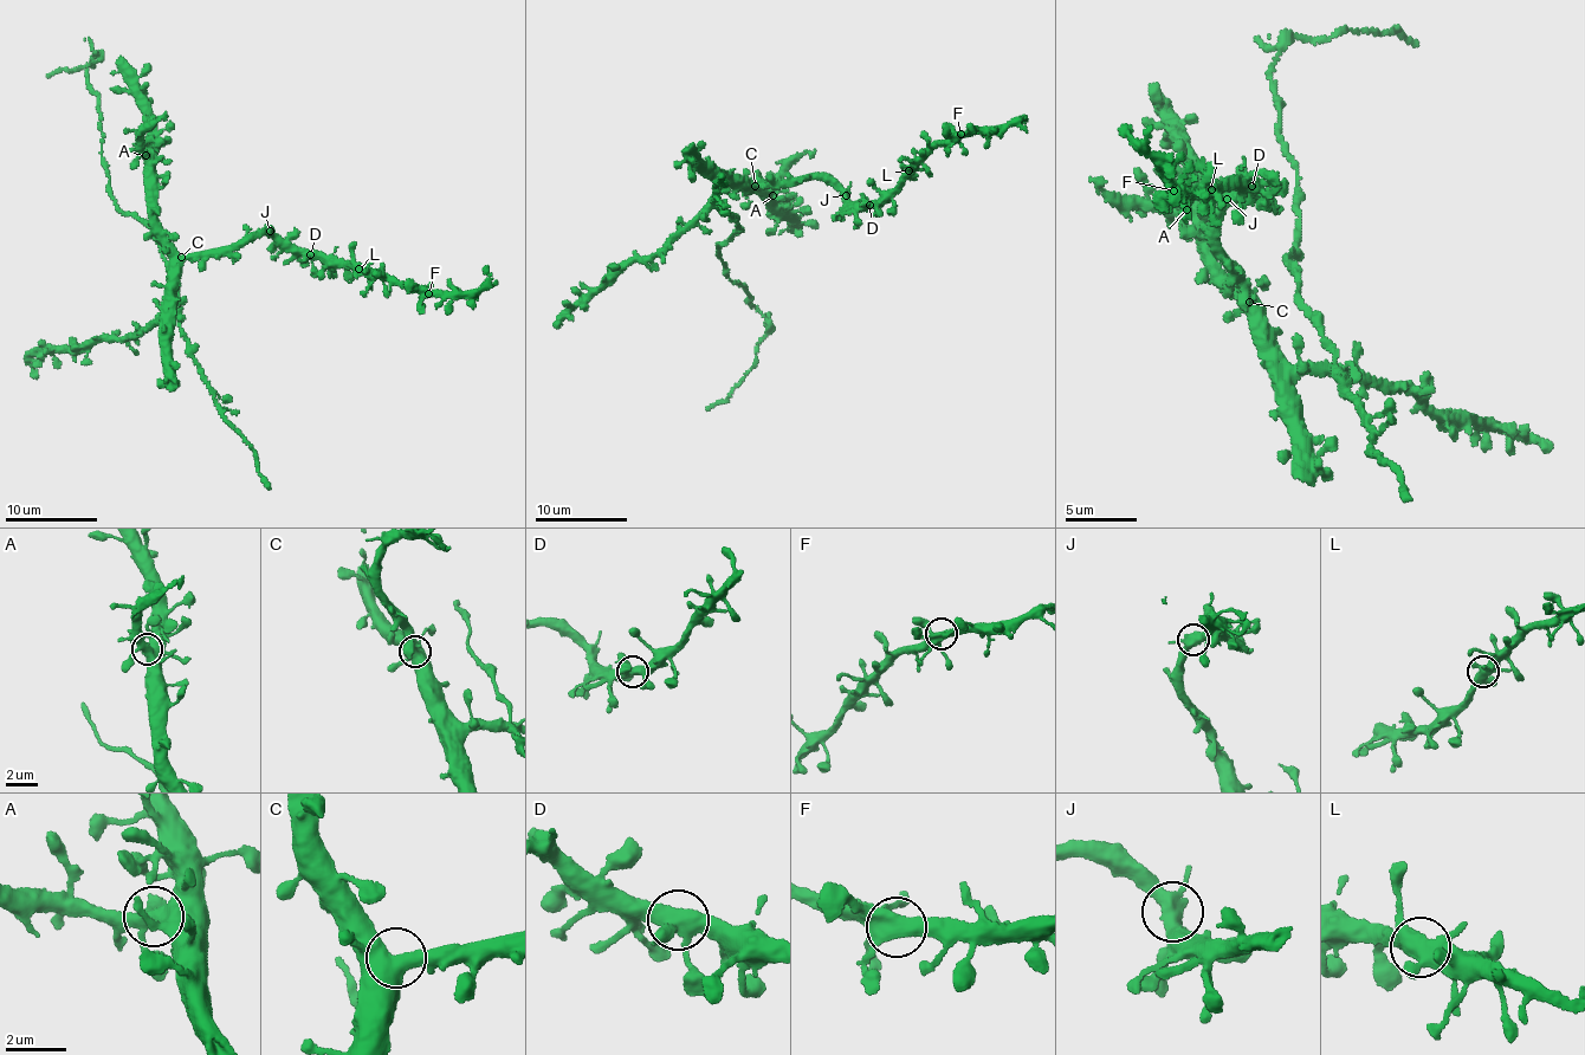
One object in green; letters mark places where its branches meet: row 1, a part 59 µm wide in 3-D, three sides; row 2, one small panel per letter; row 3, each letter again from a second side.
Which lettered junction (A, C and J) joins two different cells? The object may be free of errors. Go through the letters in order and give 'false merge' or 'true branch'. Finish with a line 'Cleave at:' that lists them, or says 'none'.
A: true branch
C: true branch
J: true branch
Cleave at: none

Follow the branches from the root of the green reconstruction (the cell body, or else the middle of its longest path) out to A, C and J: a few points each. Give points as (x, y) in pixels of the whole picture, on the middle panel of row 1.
A: (715, 207), (719, 186), (725, 183), (733, 189), (741, 186), (749, 194), (755, 187), (767, 199), (772, 195)
C: (715, 207), (719, 186), (729, 183), (737, 189), (755, 186)
J: (715, 207), (719, 186), (725, 183), (746, 188), (810, 174), (823, 175), (845, 194)

